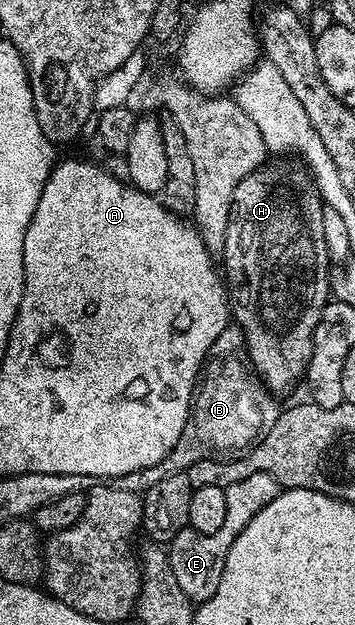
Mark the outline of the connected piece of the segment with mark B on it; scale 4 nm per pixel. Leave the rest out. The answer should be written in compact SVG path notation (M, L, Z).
M229 324L210 344L208 357L200 371L196 389L192 395L192 408L188 412L188 423L178 436L178 444L158 464L145 470L130 472L119 479L120 489L126 492L149 490L158 480L166 480L173 472L186 472L196 462L207 458L217 460L239 456L252 449L261 438L266 437L274 420L278 420L282 406L261 378L250 372L248 349L244 347L244 333L239 326Z

